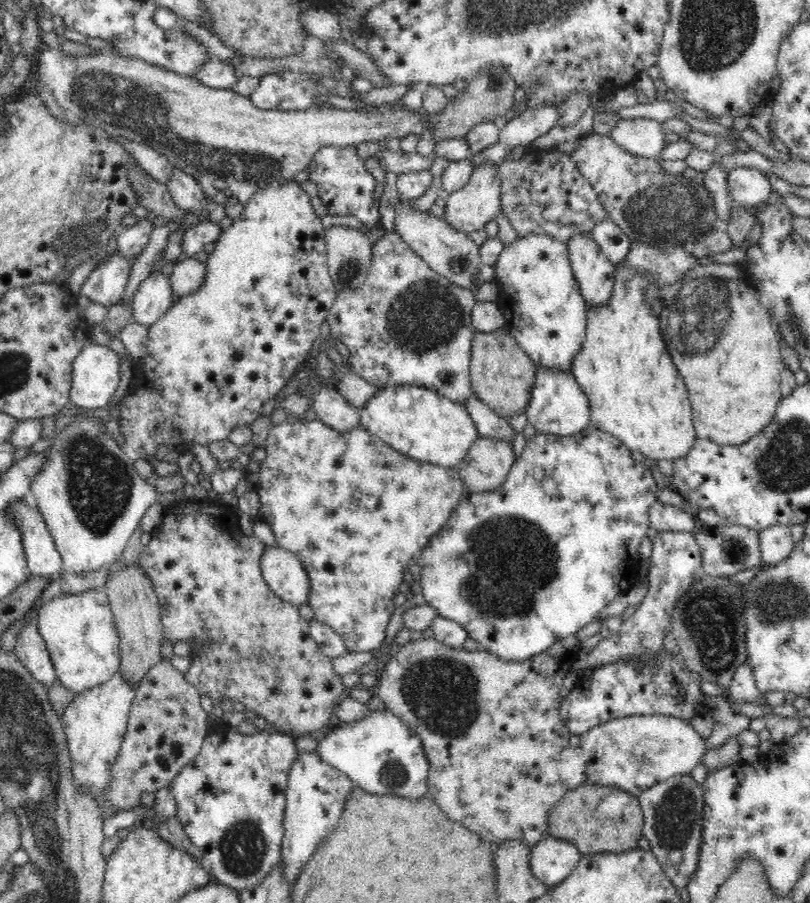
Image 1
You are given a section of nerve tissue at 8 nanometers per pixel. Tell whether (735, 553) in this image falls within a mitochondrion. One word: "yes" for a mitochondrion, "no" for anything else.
yes

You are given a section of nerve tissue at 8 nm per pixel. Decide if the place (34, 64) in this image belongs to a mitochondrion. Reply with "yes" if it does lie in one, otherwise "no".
no

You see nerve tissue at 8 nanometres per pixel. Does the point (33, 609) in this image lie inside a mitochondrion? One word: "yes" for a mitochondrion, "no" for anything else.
no

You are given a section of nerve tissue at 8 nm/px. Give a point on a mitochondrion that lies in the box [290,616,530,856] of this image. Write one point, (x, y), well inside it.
(442, 692)

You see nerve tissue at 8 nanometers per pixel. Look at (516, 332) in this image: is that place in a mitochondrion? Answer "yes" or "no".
no

